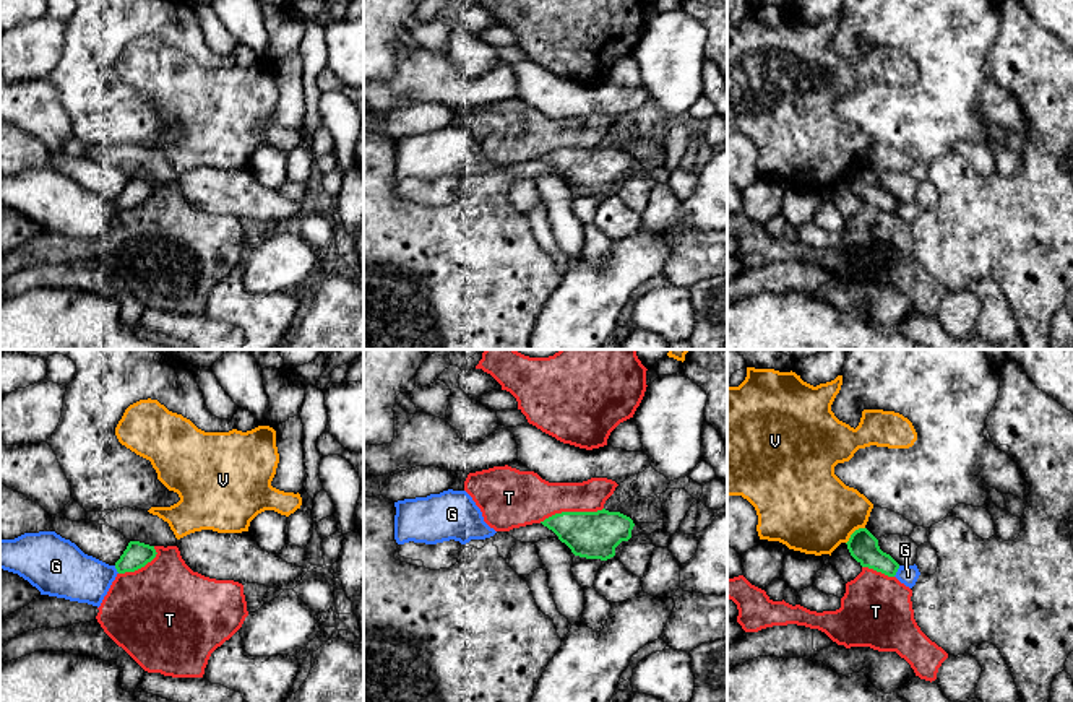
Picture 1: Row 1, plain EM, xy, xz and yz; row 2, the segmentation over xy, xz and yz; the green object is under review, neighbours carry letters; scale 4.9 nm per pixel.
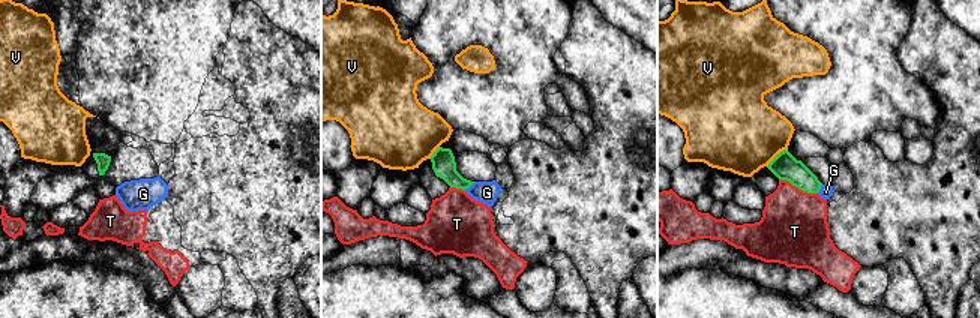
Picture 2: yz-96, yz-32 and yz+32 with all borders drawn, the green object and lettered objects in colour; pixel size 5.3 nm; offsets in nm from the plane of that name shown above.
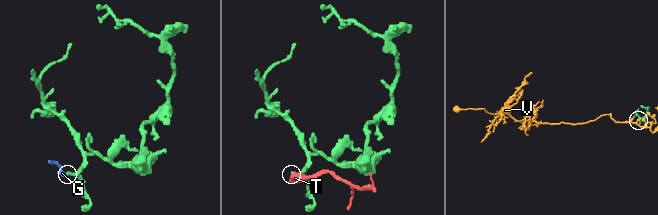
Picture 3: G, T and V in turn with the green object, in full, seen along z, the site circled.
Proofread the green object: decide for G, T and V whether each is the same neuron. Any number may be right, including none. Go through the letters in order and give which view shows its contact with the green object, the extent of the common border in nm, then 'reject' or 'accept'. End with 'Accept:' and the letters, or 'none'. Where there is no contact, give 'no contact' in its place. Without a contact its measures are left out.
G: meets green in yz; contact 70 nm long; reject
T: meets green in xz; contact 320 nm long; reject
V: meets green in yz; contact 130 nm long; reject
Accept: none

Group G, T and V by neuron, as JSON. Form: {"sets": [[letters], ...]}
{"sets": [["G"], ["T"], ["V"]]}

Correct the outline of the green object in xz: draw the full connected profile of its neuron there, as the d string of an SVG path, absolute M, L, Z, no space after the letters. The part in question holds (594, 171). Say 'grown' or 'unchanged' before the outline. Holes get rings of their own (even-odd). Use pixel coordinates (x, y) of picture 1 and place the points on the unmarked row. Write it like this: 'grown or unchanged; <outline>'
unchanged; M605 145L597 148L562 148L545 154L541 159L552 166L575 192L601 197L614 193L615 184L622 177L628 177L631 174L631 166L635 162L630 153L620 148L609 148Z

